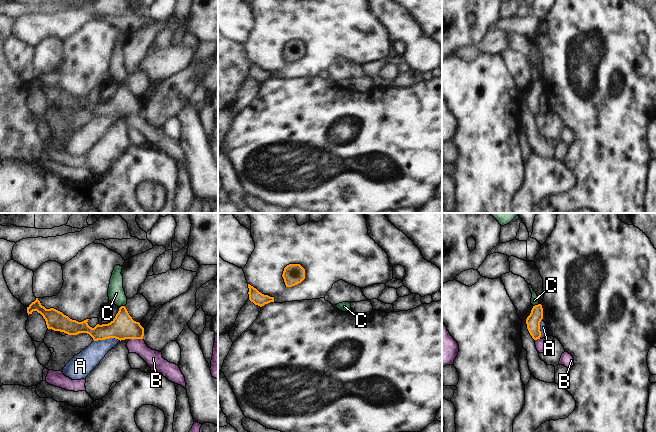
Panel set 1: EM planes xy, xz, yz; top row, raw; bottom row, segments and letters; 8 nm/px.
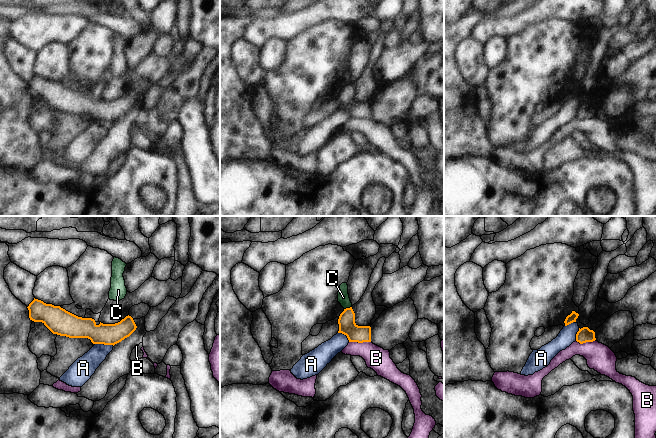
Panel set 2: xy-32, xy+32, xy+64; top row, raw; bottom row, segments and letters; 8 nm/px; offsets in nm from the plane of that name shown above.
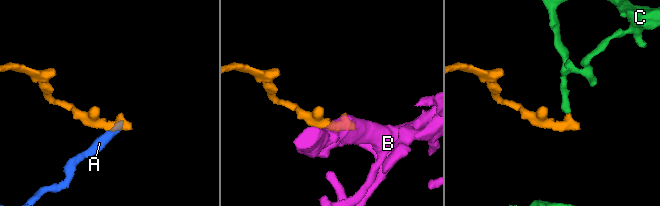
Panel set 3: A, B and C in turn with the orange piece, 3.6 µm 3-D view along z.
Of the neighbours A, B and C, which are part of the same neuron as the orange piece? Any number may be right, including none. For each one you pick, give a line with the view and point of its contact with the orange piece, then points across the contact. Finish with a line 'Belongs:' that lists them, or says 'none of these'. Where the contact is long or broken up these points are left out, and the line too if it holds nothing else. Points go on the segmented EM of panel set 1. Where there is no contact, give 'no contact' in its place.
Belongs: none of these

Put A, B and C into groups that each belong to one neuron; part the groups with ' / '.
A / B / C

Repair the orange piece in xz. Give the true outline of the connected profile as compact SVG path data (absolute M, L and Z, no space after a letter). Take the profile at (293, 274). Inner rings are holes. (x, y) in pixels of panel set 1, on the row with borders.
M289 264L284 268L282 277L286 287L292 287L305 279L305 269L300 264Z

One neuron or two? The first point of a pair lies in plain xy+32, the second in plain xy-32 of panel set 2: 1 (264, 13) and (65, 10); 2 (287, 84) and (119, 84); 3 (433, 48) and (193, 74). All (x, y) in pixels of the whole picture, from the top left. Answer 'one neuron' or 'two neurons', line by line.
1: one neuron
2: two neurons
3: one neuron

